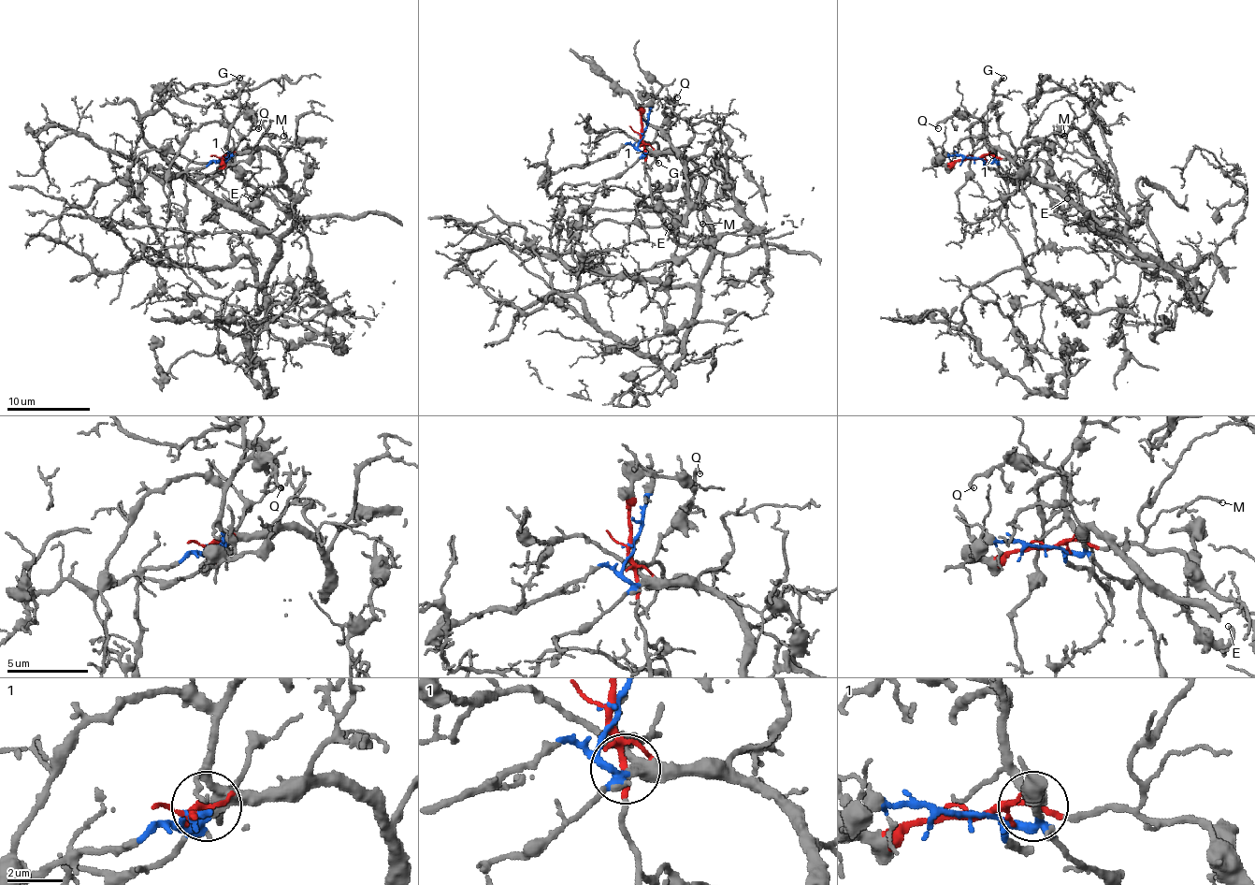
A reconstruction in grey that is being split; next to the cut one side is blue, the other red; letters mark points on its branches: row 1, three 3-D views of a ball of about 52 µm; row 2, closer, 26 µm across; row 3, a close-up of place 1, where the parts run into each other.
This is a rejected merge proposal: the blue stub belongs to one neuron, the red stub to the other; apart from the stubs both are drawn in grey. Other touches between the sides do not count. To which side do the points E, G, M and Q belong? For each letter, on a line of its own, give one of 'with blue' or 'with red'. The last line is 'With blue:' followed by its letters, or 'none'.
E: with blue
G: with blue
M: with blue
Q: with blue
With blue: E, G, M, Q

